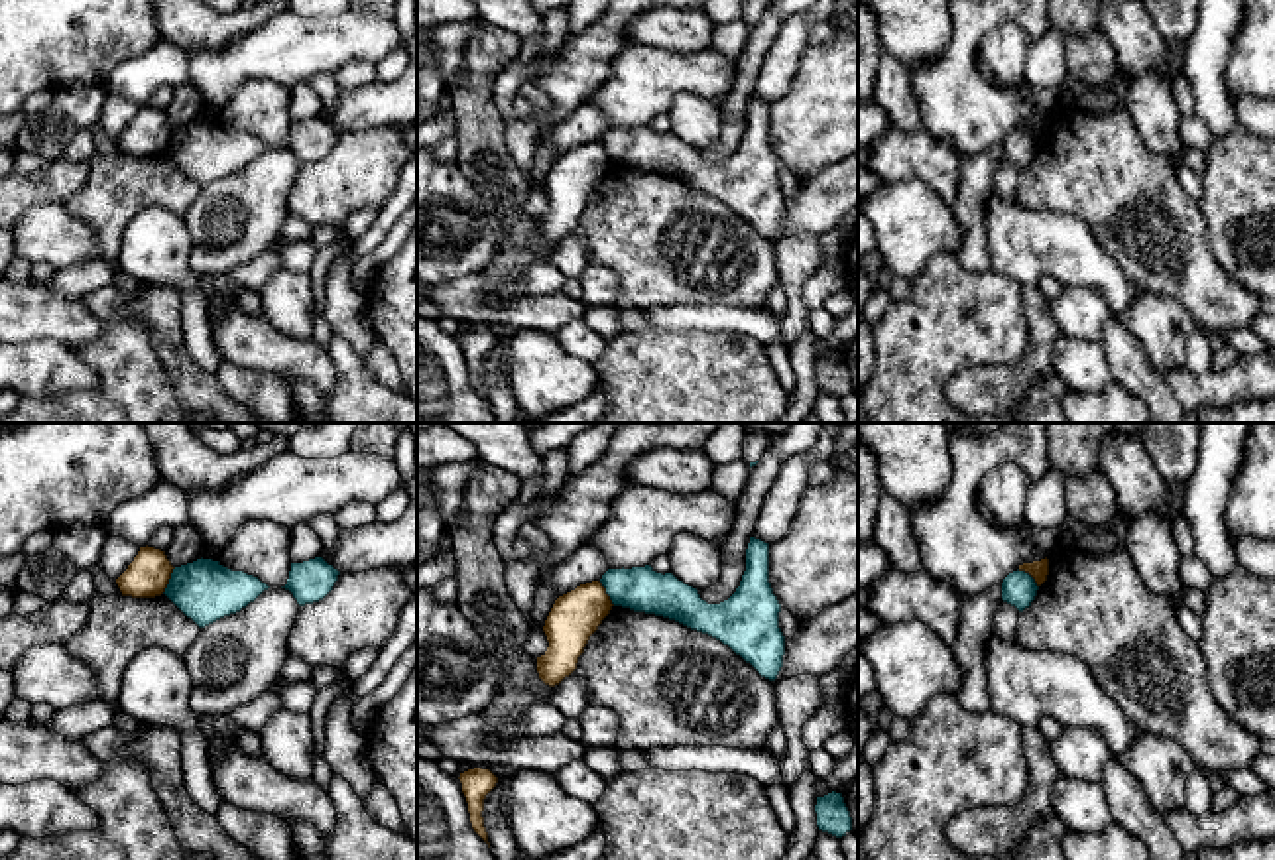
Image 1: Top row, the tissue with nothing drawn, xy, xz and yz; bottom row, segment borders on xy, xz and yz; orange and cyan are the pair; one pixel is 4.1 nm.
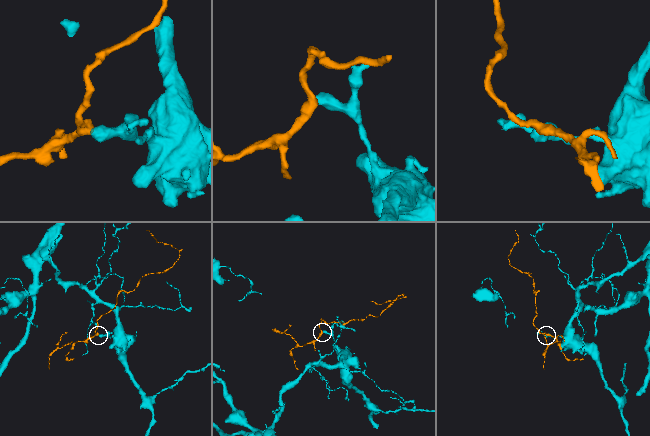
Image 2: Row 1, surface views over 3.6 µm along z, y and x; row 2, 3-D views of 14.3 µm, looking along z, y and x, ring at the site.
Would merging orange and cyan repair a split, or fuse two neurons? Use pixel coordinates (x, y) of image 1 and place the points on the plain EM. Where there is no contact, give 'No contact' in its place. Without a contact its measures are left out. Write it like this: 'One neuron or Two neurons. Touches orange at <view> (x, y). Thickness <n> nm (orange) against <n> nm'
Two neurons. Touches orange at xy (168, 140). Thickness 180 nm (orange) against 260 nm

